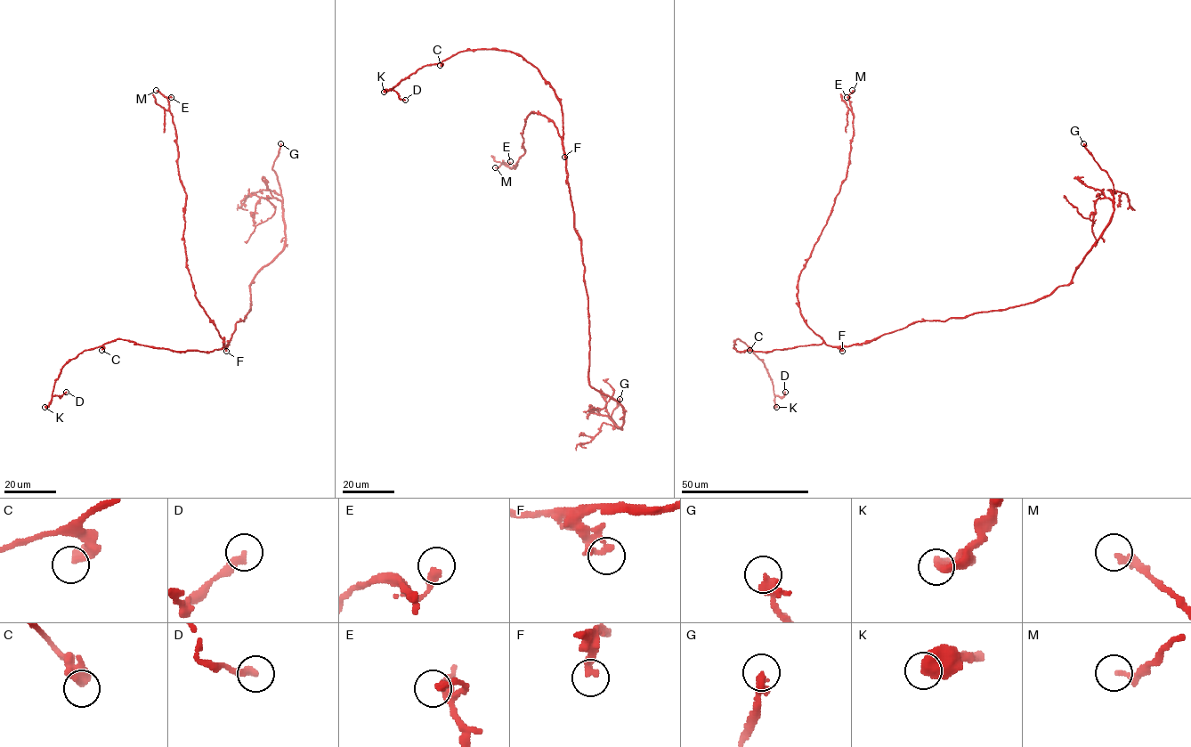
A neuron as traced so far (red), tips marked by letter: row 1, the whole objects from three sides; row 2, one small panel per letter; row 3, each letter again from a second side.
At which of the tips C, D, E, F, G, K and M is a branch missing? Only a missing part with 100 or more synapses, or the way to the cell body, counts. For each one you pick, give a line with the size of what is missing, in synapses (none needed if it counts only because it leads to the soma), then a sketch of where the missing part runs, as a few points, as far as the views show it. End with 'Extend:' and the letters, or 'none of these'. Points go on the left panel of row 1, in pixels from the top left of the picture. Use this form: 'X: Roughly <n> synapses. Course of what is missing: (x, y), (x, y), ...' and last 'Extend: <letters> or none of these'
G: Course of what is missing: (280, 143), (283, 138), (296, 131)
Extend: G

